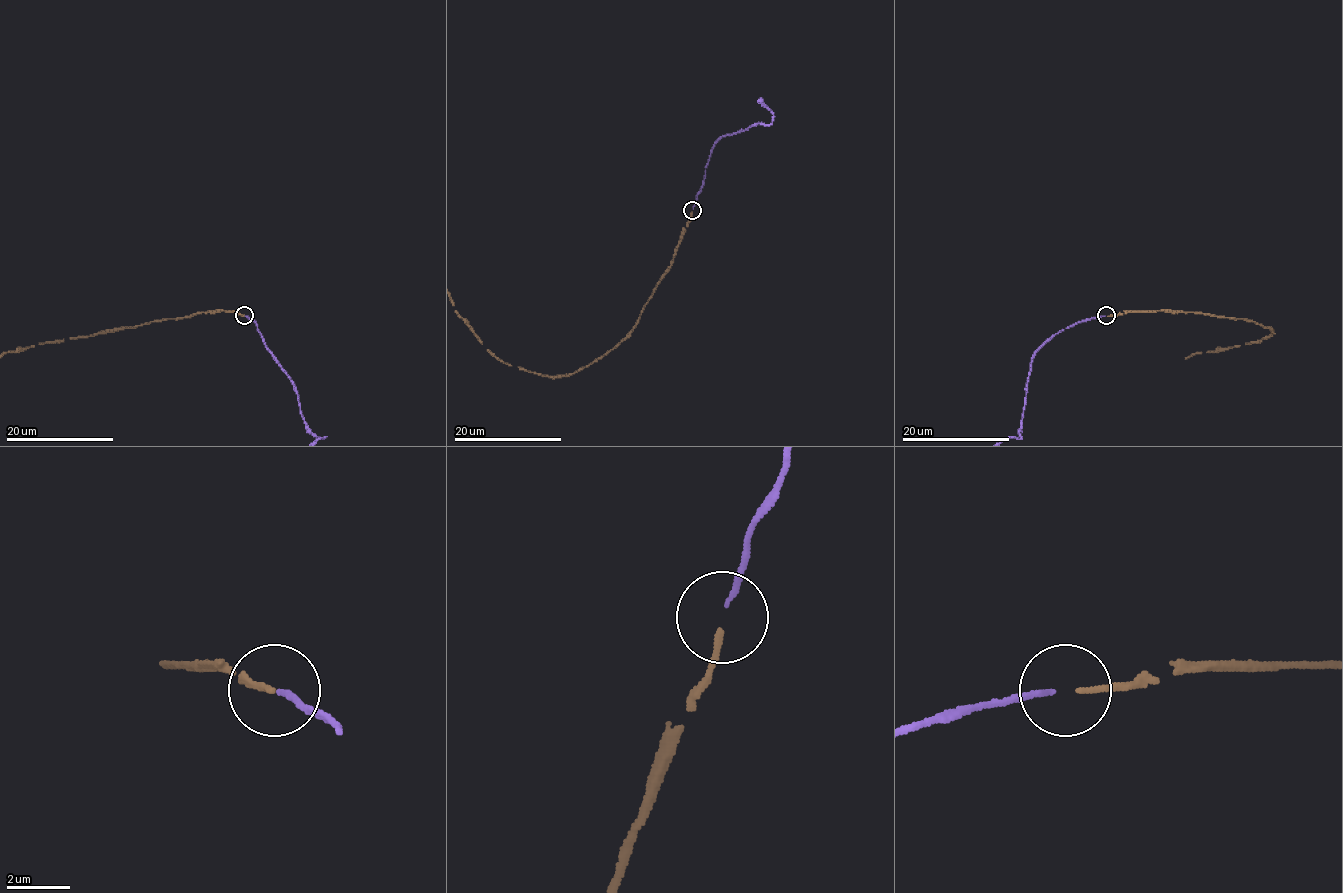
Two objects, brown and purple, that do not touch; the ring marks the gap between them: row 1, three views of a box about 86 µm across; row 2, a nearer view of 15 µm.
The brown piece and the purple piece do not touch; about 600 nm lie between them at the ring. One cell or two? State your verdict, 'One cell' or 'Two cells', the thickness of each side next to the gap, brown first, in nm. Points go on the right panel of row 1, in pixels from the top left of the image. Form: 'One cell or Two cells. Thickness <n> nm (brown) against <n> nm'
One cell. Thickness 190 nm (brown) against 160 nm

